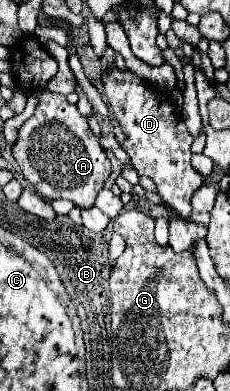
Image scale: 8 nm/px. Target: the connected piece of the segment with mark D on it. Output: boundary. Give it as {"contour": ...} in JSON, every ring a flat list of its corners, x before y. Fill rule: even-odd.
{"contour":[[117,67,109,75,103,75,103,87,111,113,125,133,121,147,131,157,133,167,141,177,155,181,157,193,167,203,167,207,171,207,181,219,187,219,193,211,191,197,203,185,203,177,191,167,193,137,179,113,173,113,167,93,153,89,135,73,121,71]]}

